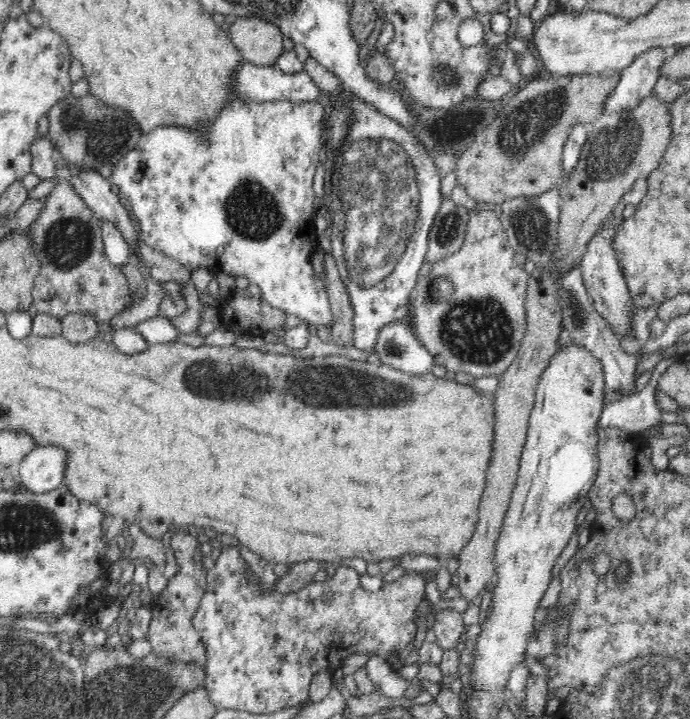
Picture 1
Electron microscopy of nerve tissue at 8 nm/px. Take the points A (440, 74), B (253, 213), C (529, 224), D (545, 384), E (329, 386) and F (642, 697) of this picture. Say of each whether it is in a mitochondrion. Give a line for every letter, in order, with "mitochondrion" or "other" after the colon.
A: mitochondrion
B: mitochondrion
C: mitochondrion
D: other
E: mitochondrion
F: mitochondrion

